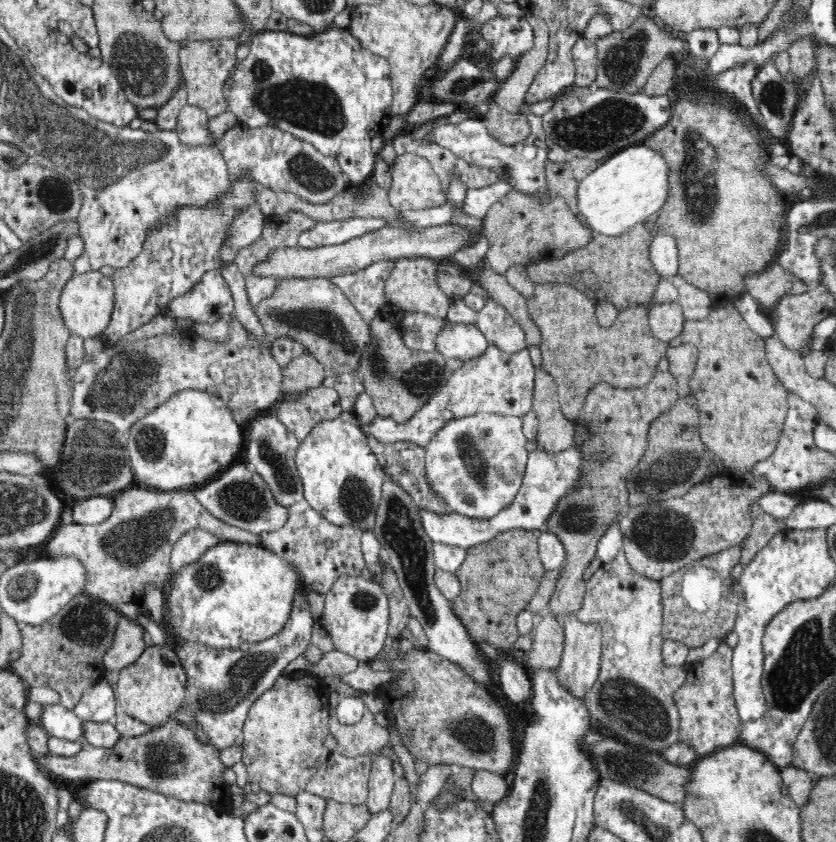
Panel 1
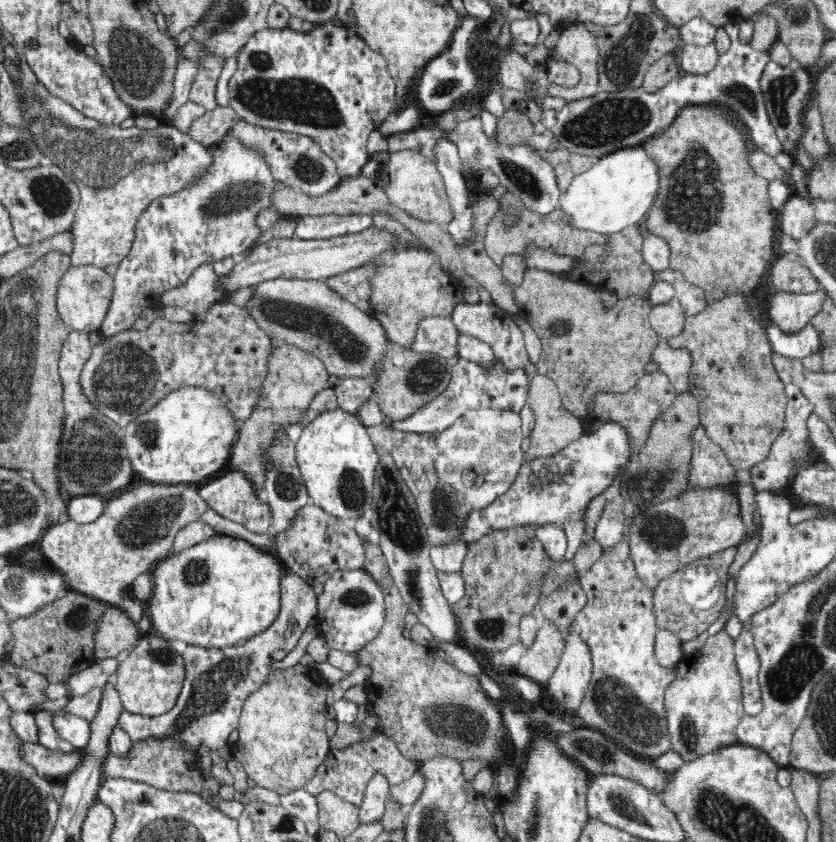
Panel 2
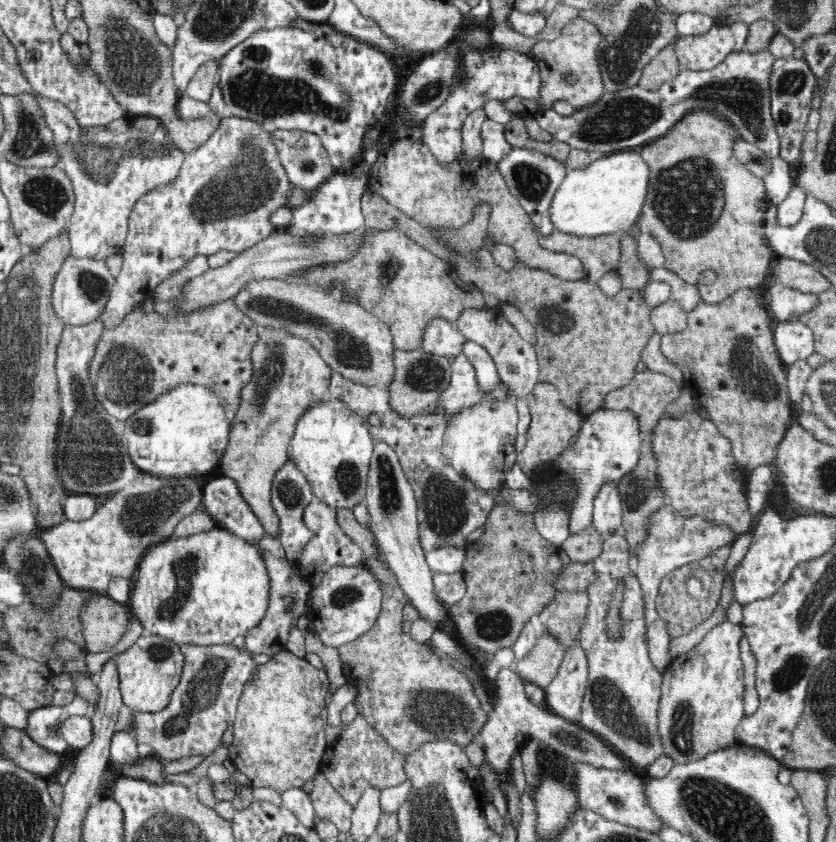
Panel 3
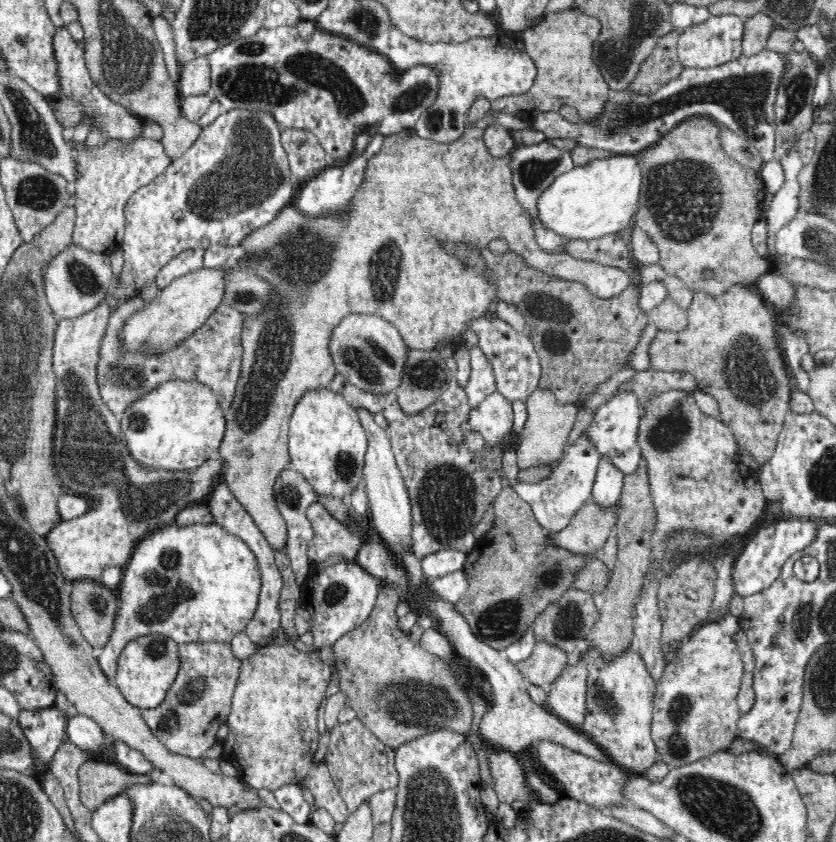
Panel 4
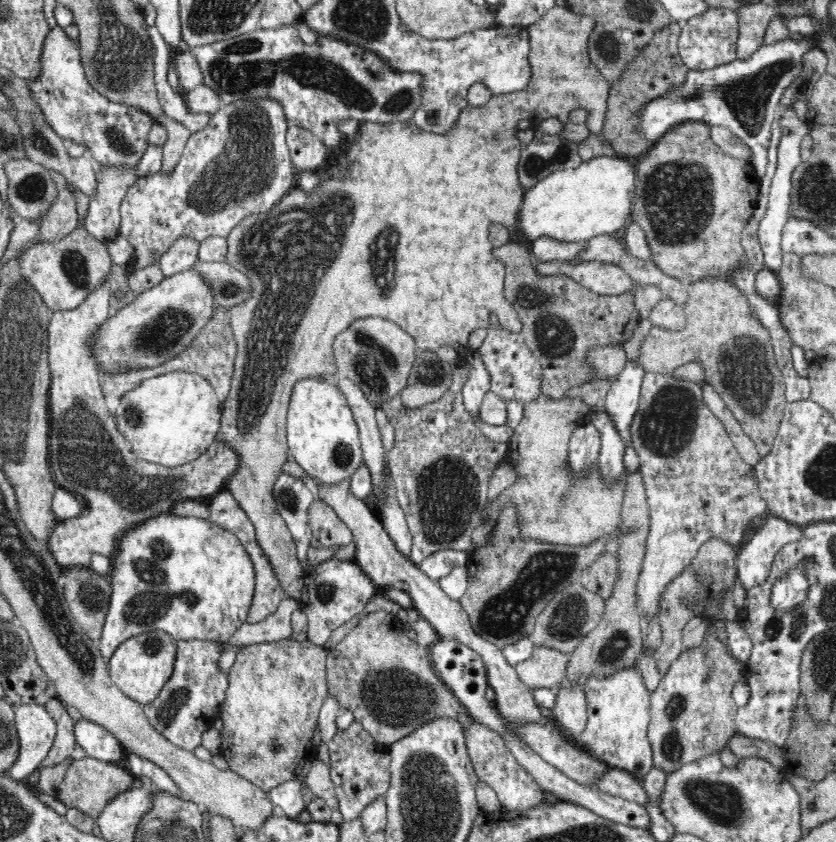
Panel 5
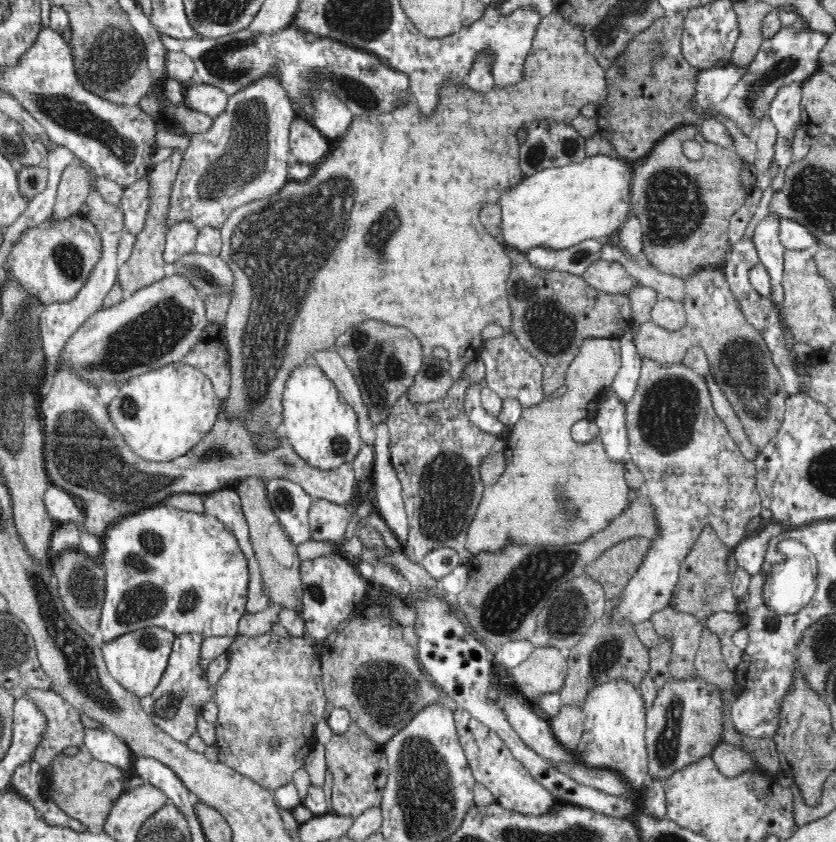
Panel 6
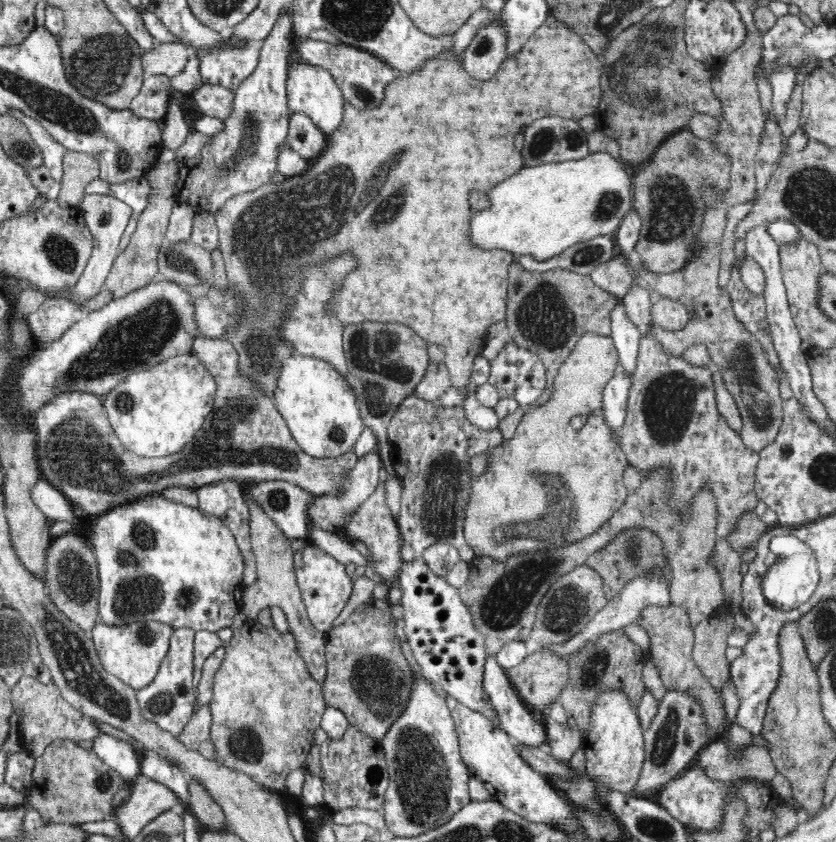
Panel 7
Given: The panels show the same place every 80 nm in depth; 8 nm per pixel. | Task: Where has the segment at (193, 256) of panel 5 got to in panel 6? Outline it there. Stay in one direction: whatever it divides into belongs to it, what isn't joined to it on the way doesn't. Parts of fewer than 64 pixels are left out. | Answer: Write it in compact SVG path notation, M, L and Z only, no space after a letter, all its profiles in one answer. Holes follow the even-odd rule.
M189 220L176 222L176 224L167 231L165 250L163 252L164 262L170 265L171 268L185 255L196 252L195 245L198 234L197 228Z

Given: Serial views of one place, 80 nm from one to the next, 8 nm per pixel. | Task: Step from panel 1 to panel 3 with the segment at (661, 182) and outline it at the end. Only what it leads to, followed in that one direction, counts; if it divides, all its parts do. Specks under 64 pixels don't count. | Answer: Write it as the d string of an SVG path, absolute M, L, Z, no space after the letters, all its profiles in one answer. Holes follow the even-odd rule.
M640 150L607 154L582 170L569 168L552 198L552 226L565 234L585 238L615 237L626 233L640 218L640 210L648 192L648 174L650 167Z

